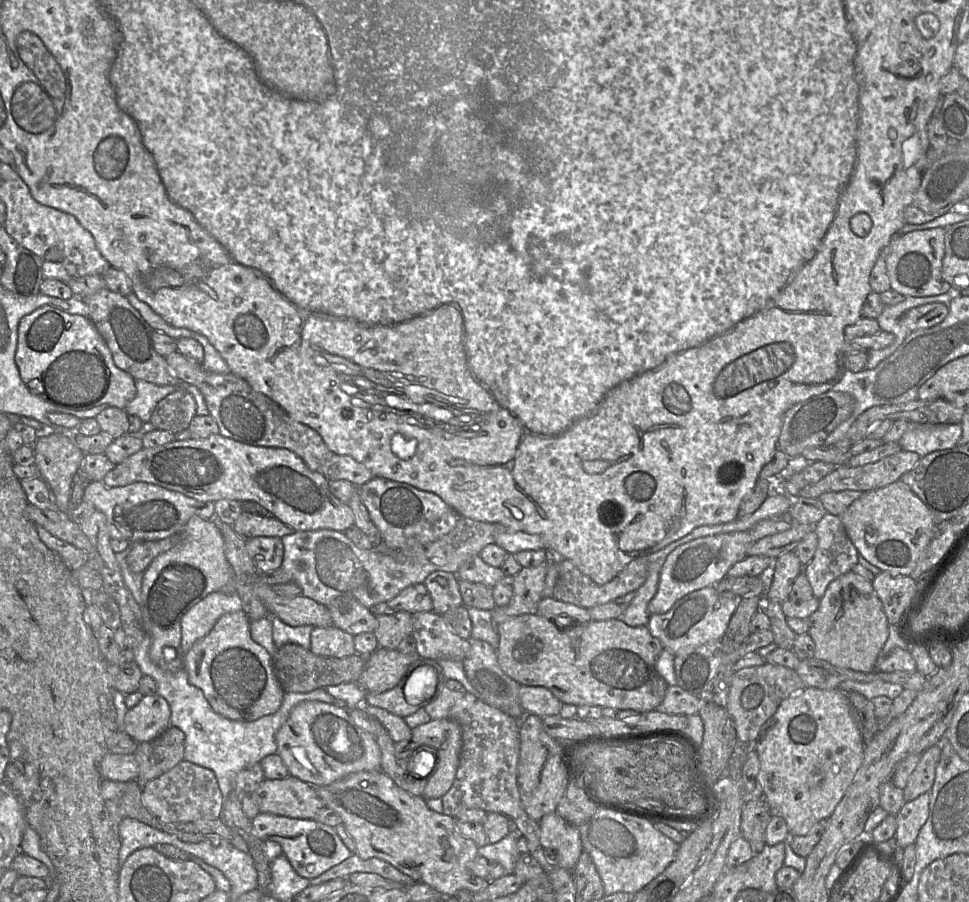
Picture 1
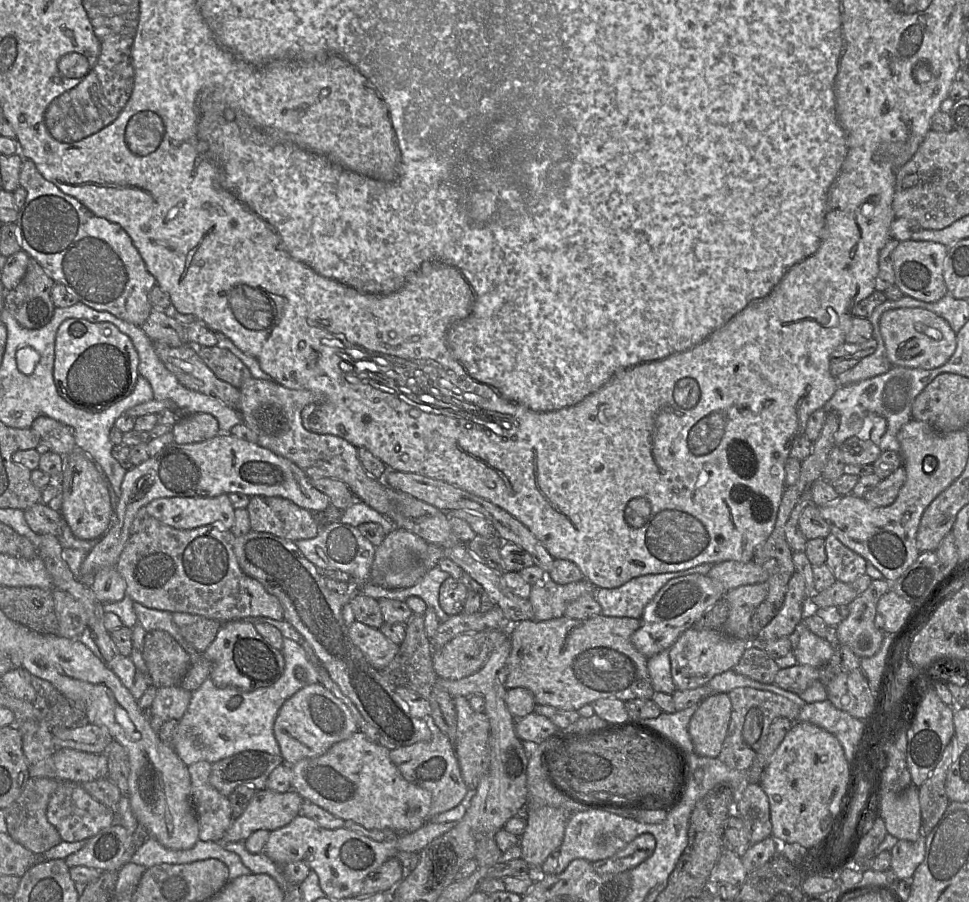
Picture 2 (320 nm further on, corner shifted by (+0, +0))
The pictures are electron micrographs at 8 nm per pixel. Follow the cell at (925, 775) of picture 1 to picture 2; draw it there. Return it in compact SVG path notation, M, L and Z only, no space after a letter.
M951 739L934 770L919 786L921 836L927 836L931 832L950 803L945 790L945 782L952 763L952 754L953 742Z

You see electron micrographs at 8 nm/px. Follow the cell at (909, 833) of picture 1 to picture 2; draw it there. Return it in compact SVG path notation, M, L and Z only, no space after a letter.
M926 836L914 842L898 840L890 850L891 870L899 880L912 878L916 868L923 861L925 855Z

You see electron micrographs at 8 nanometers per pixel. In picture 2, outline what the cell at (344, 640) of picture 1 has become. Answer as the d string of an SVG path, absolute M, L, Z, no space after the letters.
M355 621L348 631L353 644L377 670L387 667L399 650L399 645L387 639L379 629L363 623Z

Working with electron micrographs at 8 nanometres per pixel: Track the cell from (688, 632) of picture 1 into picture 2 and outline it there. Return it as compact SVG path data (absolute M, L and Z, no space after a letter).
M685 630L669 648L672 679L678 690L695 689L707 685L717 674L732 669L740 661L751 640L732 638L721 630Z

